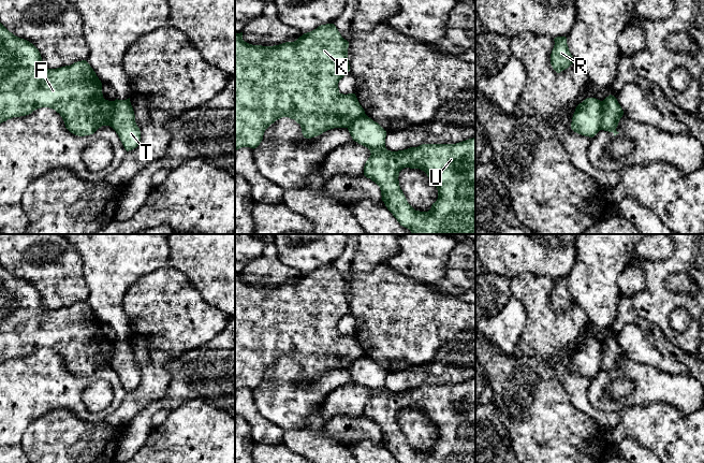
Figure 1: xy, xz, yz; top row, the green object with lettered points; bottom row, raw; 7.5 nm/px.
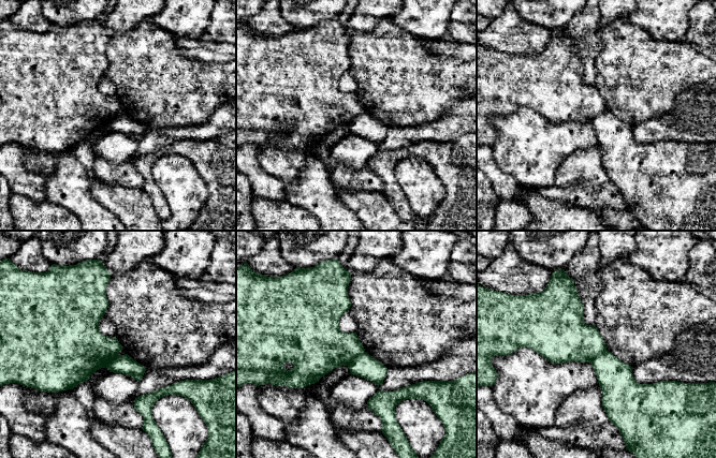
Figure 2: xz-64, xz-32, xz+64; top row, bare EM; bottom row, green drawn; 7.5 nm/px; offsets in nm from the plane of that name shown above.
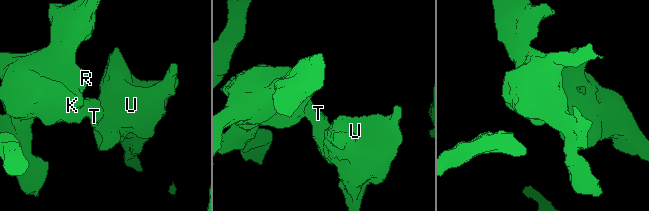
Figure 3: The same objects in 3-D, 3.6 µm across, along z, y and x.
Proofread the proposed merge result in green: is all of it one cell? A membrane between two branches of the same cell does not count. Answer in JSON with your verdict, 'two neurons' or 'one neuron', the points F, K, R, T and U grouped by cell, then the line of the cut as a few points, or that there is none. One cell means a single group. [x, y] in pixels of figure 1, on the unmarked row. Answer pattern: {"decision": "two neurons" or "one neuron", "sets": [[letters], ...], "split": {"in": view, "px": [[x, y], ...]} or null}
{"decision": "two neurons", "sets": [["F", "K", "R"], ["T", "U"]], "split": {"in": "yz", "px": [[602, 342], [599, 370]]}}

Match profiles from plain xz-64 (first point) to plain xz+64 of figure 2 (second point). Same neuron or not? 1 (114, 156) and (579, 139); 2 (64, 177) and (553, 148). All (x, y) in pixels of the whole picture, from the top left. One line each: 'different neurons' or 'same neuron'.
1: different neurons
2: different neurons

